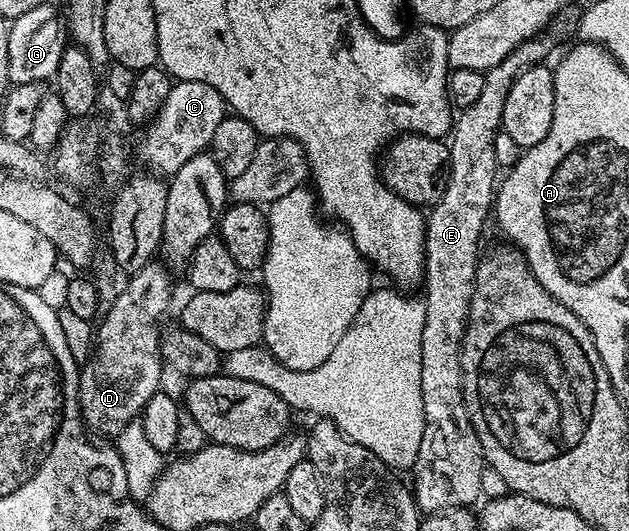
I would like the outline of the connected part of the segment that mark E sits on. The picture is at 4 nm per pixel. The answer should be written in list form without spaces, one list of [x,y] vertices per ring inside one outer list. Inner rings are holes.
[[[558,18],[549,25],[547,34],[534,36],[533,39],[523,42],[519,46],[515,46],[515,50],[511,50],[511,54],[507,54],[507,58],[503,58],[503,62],[499,62],[499,66],[489,69],[485,73],[485,81],[483,82],[483,91],[479,94],[479,99],[466,108],[460,109],[456,113],[453,121],[452,129],[447,137],[449,146],[449,181],[447,182],[447,190],[443,190],[443,198],[438,204],[432,205],[431,211],[428,213],[425,222],[425,275],[423,277],[423,299],[425,301],[425,321],[423,322],[423,342],[421,343],[421,393],[423,394],[423,418],[425,425],[423,426],[423,438],[419,442],[419,454],[415,458],[411,475],[413,475],[413,484],[411,483],[411,491],[413,493],[413,501],[417,503],[417,511],[422,514],[430,512],[445,512],[448,508],[469,508],[477,499],[480,501],[481,487],[485,484],[485,472],[487,476],[487,465],[485,455],[481,449],[479,438],[473,429],[473,423],[469,417],[467,410],[467,402],[463,394],[463,366],[461,365],[461,343],[465,337],[465,327],[469,321],[469,303],[471,302],[471,294],[473,286],[477,282],[477,265],[479,263],[479,255],[477,256],[477,247],[481,244],[481,231],[485,228],[485,219],[490,219],[495,203],[495,193],[499,187],[499,169],[495,162],[495,138],[498,132],[501,131],[501,119],[503,118],[503,106],[507,102],[507,94],[511,94],[511,86],[515,86],[515,78],[521,72],[526,72],[528,68],[534,68],[536,64],[542,63],[546,58],[545,55],[553,48],[553,40],[561,40],[568,32],[572,33],[575,28],[574,21],[566,18]]]

